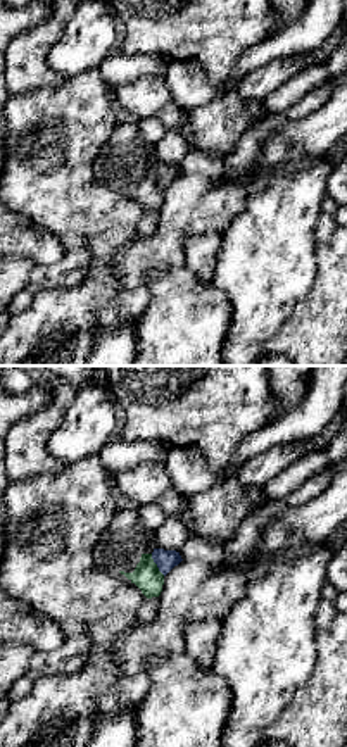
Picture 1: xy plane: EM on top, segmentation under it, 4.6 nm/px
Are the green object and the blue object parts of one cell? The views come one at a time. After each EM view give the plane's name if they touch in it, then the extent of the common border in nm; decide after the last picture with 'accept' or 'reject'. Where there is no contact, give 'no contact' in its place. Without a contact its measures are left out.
contact in xy; length 120 nm

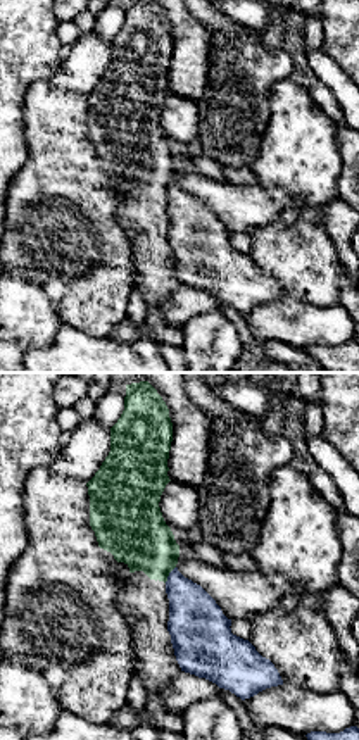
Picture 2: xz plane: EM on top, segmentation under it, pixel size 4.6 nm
contact in xz; length 90 nm

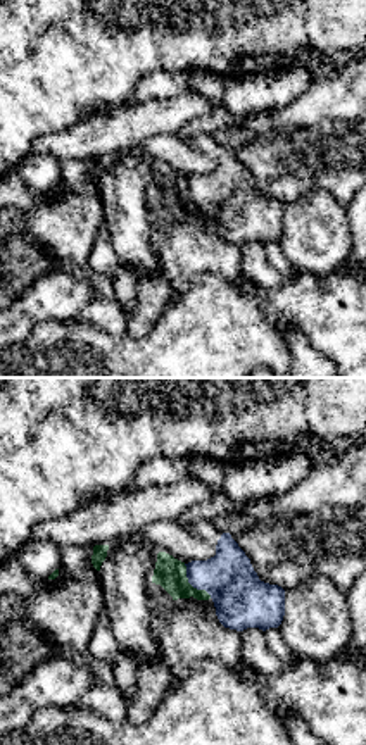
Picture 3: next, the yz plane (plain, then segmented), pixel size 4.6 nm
contact in yz; length 200 nm

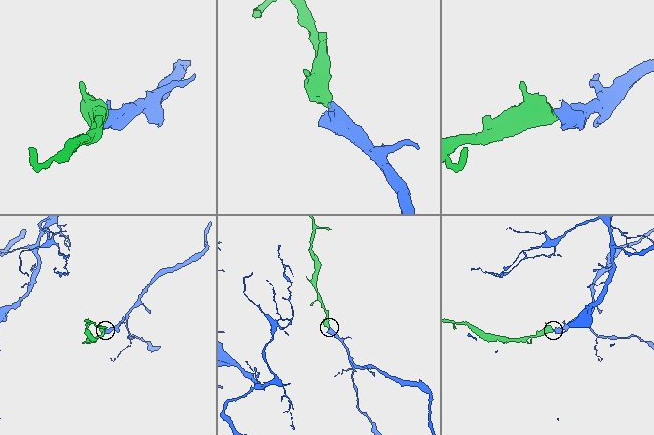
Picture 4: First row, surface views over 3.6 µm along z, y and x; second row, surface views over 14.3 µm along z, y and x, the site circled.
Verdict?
reject

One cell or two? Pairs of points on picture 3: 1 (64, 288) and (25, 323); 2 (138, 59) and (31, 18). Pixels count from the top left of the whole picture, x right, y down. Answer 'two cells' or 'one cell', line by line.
1: one cell
2: one cell

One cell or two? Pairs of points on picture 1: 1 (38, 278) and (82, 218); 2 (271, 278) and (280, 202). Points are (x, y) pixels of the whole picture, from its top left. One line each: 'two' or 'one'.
1: one
2: one

